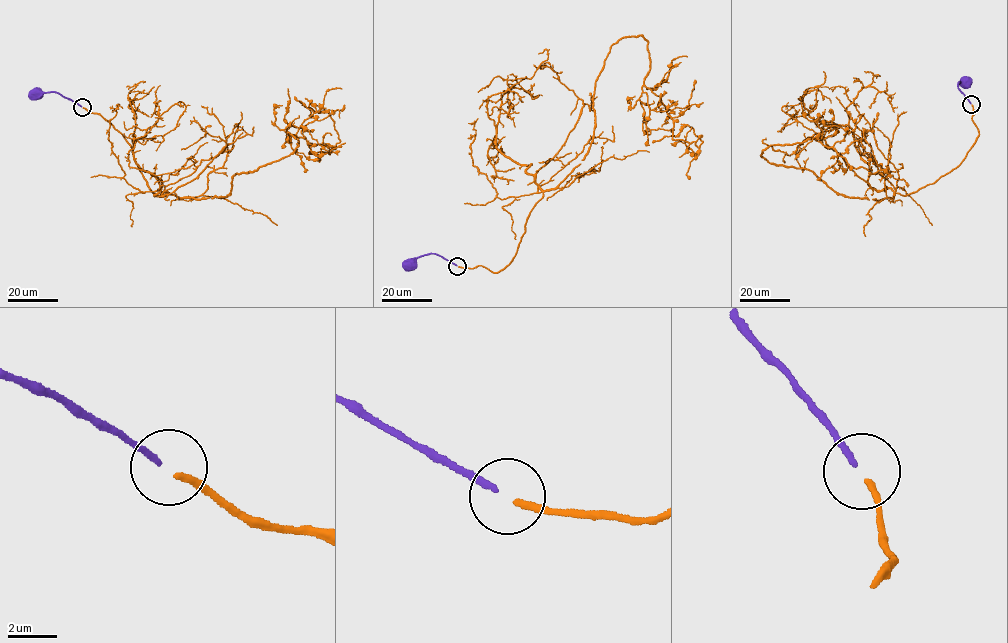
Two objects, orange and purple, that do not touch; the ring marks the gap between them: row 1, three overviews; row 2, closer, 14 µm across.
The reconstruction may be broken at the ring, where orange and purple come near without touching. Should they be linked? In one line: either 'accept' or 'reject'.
accept

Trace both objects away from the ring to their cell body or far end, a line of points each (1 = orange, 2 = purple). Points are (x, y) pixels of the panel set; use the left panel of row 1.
1: (83, 107), (119, 131), (153, 193), (202, 199), (289, 156), (290, 134), (331, 152), (331, 115), (294, 96)
2: (81, 106), (55, 92), (38, 90), (36, 94)

